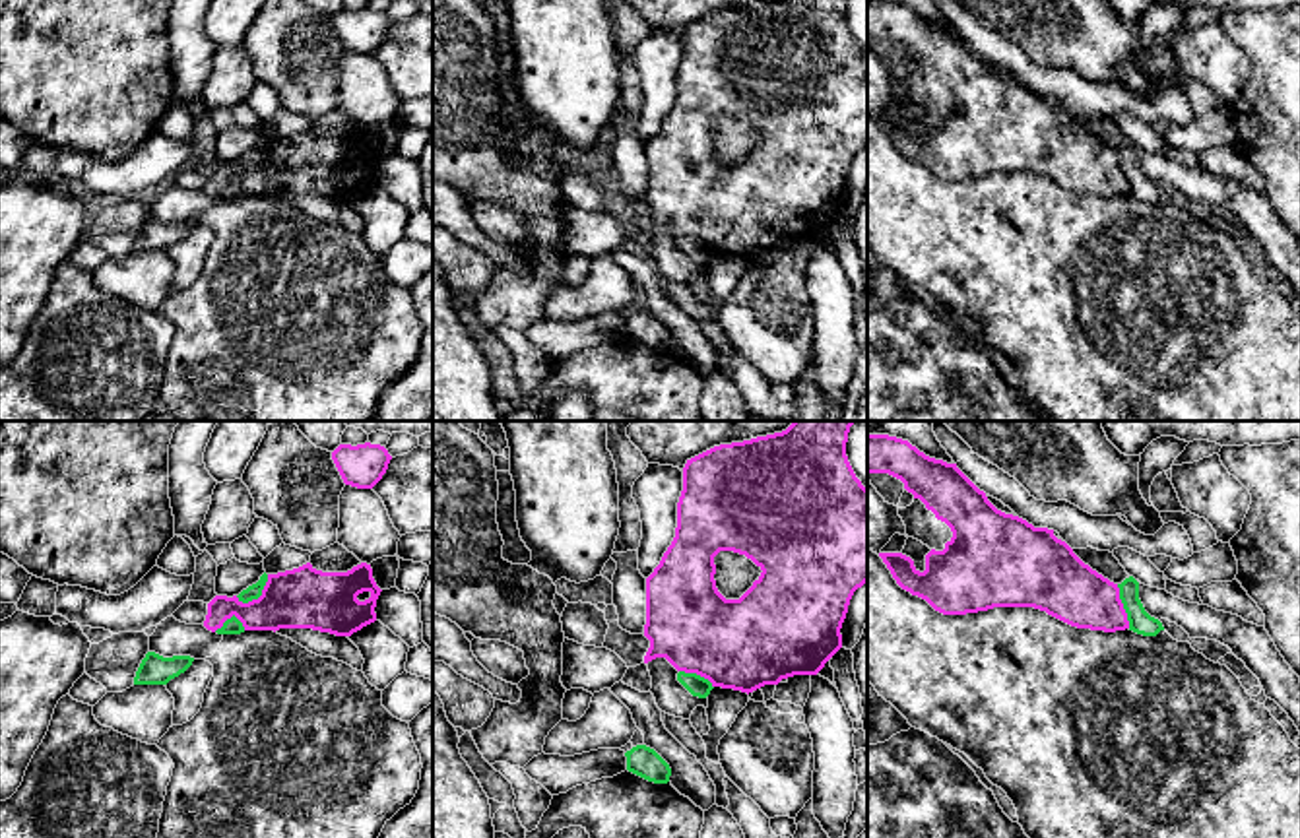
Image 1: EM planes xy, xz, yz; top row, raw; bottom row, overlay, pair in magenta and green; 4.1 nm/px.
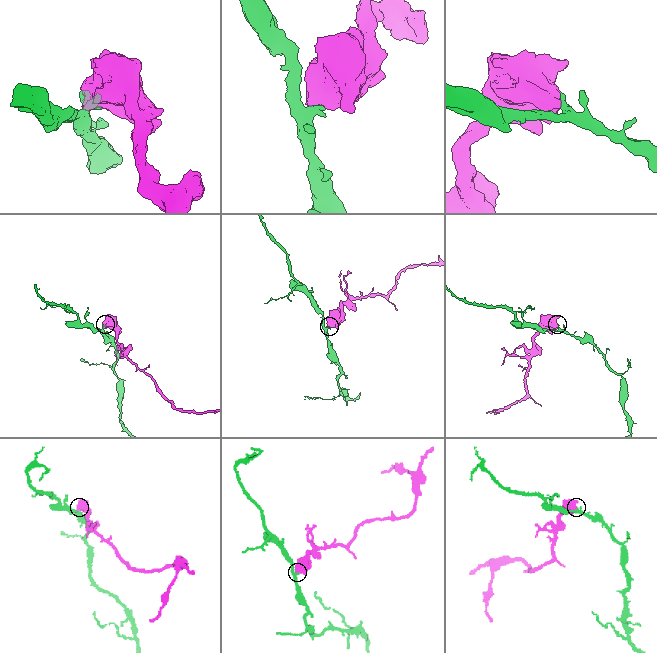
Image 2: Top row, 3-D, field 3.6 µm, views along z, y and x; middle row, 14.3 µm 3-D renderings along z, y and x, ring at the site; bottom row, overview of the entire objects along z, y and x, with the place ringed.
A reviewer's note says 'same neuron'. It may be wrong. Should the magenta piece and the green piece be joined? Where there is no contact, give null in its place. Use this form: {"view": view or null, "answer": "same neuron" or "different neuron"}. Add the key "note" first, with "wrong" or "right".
{"note": "wrong", "view": "xy", "answer": "different neuron"}

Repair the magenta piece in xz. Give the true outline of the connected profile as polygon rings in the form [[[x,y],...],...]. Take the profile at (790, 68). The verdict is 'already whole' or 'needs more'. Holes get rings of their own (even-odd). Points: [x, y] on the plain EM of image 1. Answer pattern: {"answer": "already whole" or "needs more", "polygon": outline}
{"answer": "already whole", "polygon": [[[766,0],[743,8],[714,12],[691,25],[683,33],[683,56],[677,68],[675,103],[664,118],[660,130],[646,144],[646,190],[644,202],[650,213],[644,229],[666,223],[677,237],[697,239],[712,252],[753,258],[764,250],[778,250],[794,241],[817,241],[825,229],[842,213],[842,188],[850,165],[867,147],[867,54],[856,43],[846,21],[848,0]],[[720,116],[733,116],[751,124],[763,138],[739,165],[726,165],[716,153],[714,122]]]}

